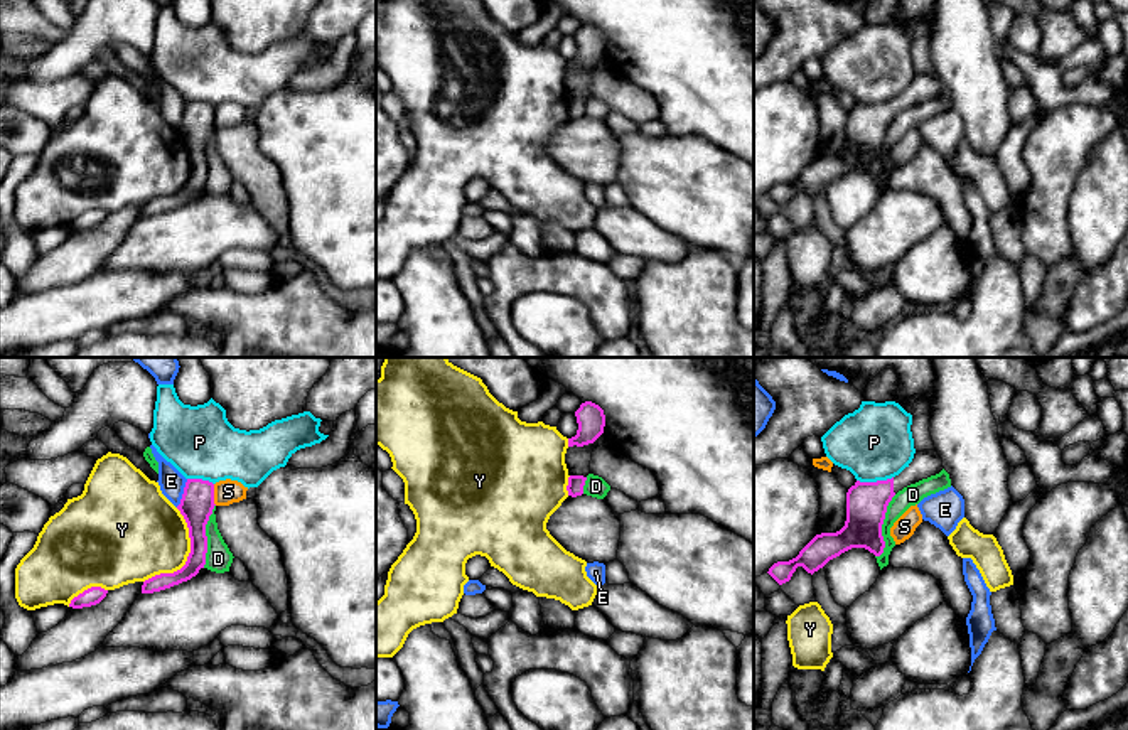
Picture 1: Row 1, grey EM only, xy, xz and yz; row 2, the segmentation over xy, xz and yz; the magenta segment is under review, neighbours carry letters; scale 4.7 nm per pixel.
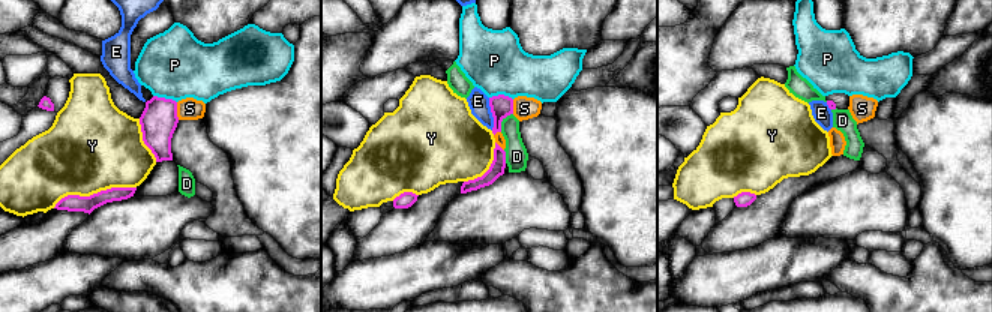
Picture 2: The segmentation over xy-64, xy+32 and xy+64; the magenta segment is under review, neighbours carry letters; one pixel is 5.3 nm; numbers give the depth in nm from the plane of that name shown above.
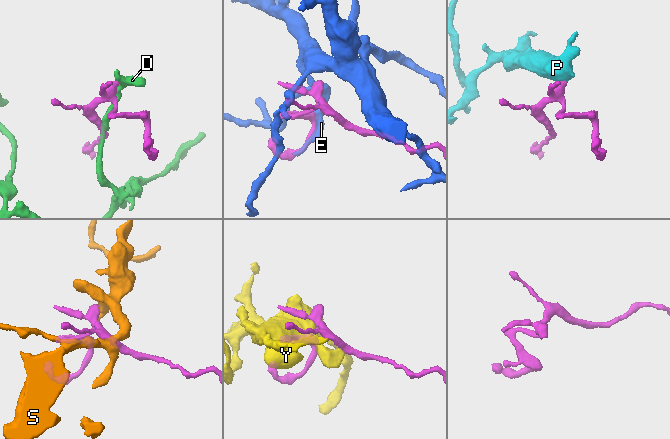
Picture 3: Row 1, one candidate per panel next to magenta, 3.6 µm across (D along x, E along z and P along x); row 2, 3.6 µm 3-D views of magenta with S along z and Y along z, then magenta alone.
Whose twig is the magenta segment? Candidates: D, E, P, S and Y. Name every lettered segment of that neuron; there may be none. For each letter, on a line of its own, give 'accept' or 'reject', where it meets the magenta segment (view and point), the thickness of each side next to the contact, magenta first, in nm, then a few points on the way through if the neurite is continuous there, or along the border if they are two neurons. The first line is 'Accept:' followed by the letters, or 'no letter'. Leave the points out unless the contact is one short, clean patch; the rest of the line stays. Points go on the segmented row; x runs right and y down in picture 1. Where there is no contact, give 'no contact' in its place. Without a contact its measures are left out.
Accept: no letter
D: reject | yz (880, 526) | 190/100 nm | along yz (896, 494), (887, 506), (882, 525), (884, 550), (875, 557)
E: reject | xy (184, 493) | 160/120 nm
P: reject | yz (874, 483) | 190/360 nm | along yz (892, 476), (882, 481), (857, 481)
S: reject | xy (213, 494) | 160/120 nm | along xy (213, 484), (213, 501), (216, 504)
Y: reject | xy (188, 557) | 160/420 nm

